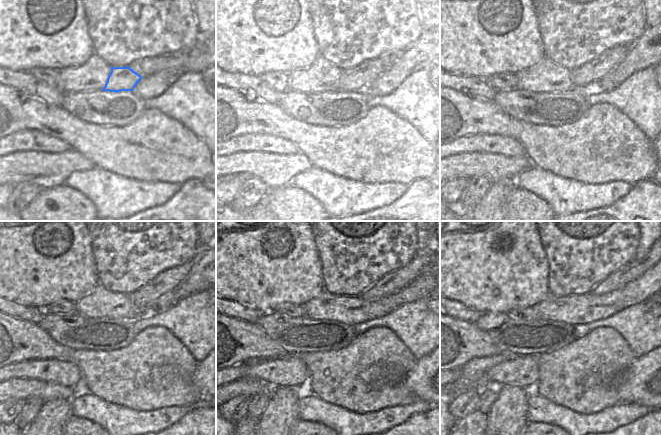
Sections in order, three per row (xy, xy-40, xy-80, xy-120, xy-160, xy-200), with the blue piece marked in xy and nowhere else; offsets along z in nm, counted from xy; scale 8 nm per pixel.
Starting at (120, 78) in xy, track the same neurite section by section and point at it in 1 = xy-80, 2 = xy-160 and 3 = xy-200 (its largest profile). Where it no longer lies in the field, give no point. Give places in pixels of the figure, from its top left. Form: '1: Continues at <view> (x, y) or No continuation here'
1: Continues at xy-80 (583, 78)
2: Continues at xy-160 (396, 280)
3: Continues at xy-200 (634, 270).

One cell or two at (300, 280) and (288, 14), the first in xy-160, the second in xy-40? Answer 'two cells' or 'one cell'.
one cell

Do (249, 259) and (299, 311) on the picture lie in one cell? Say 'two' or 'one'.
two

